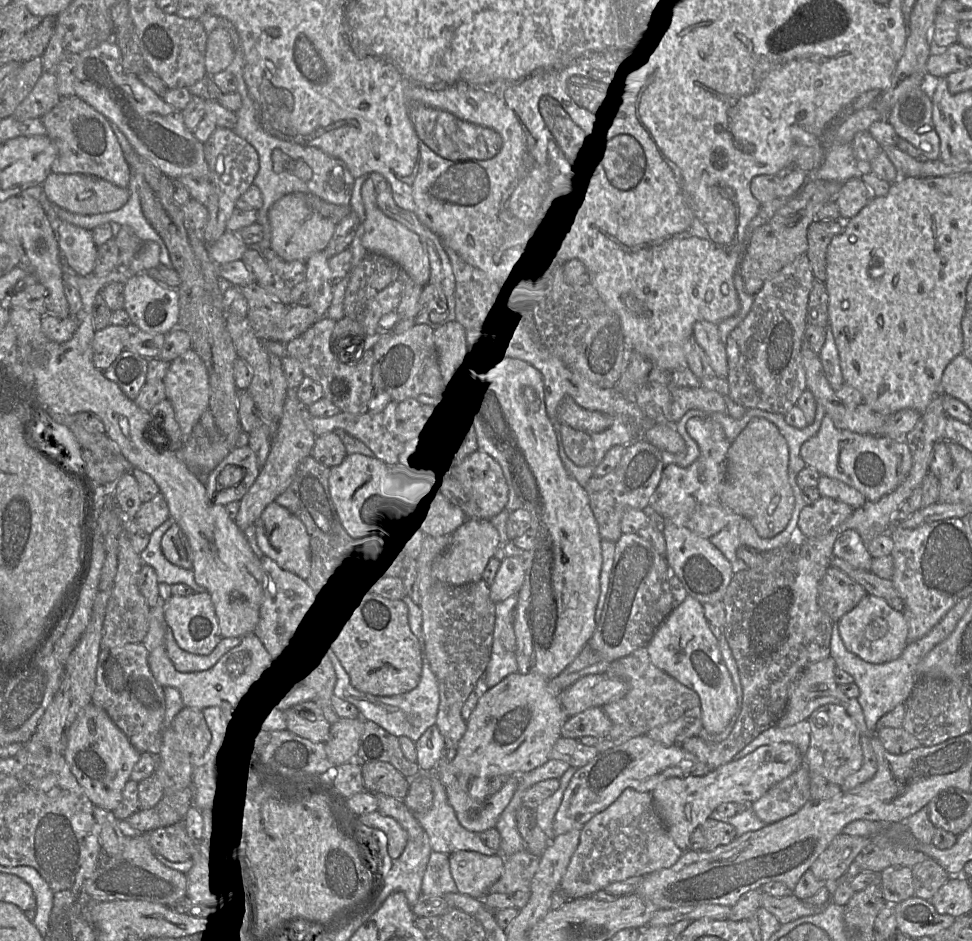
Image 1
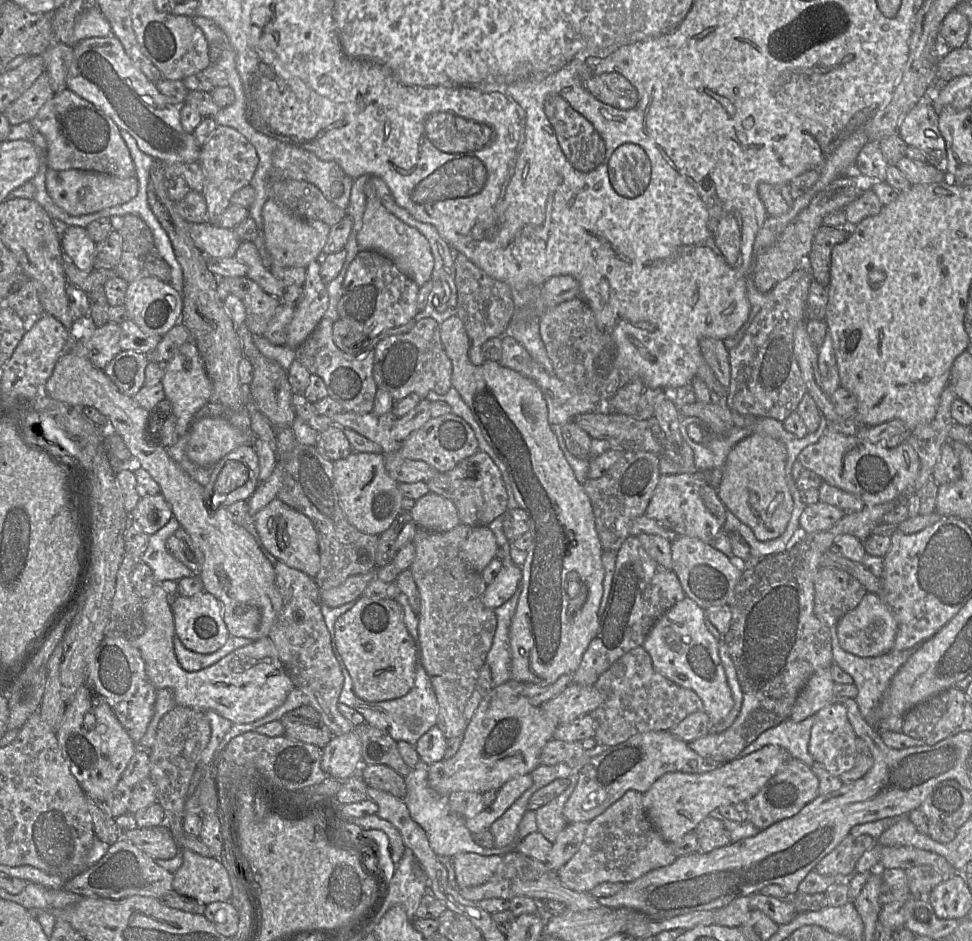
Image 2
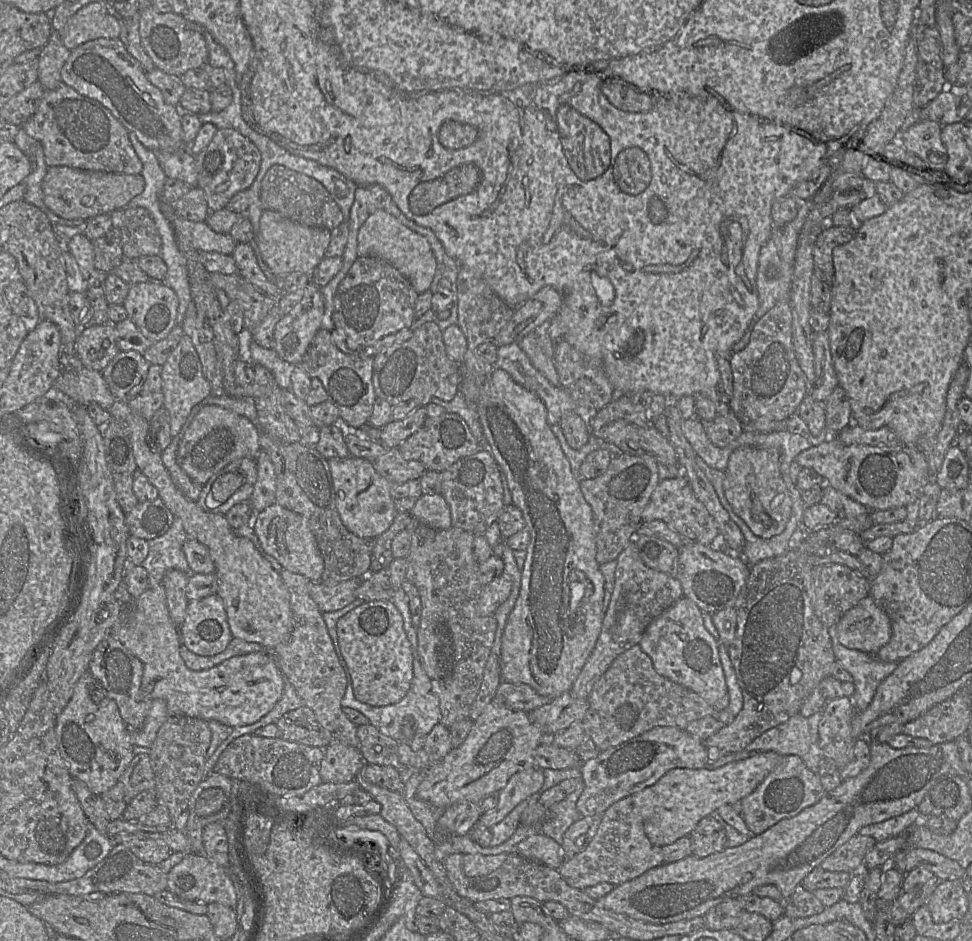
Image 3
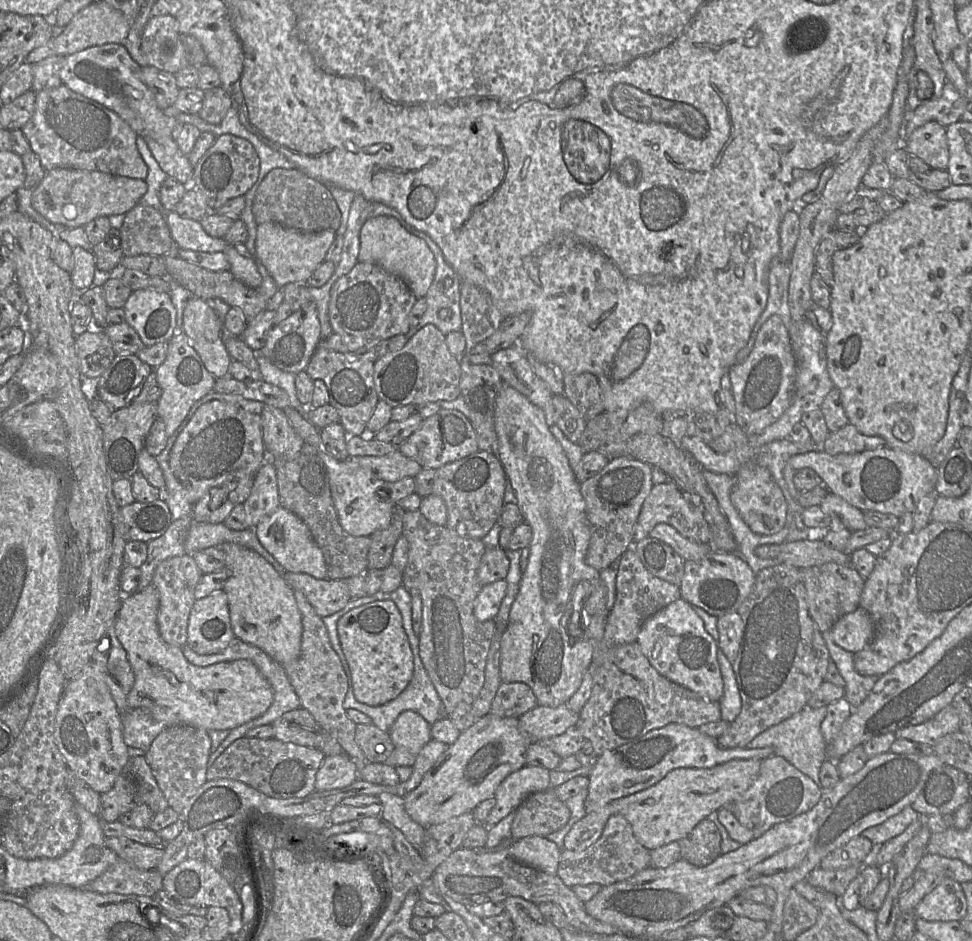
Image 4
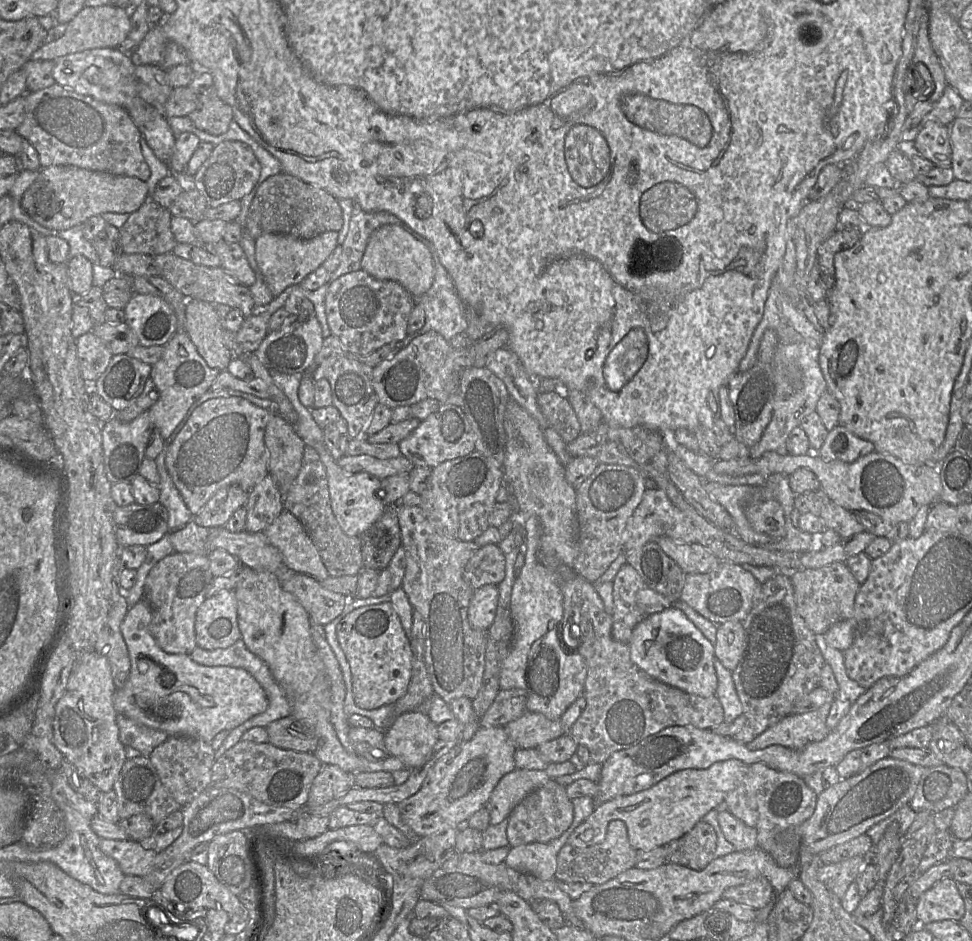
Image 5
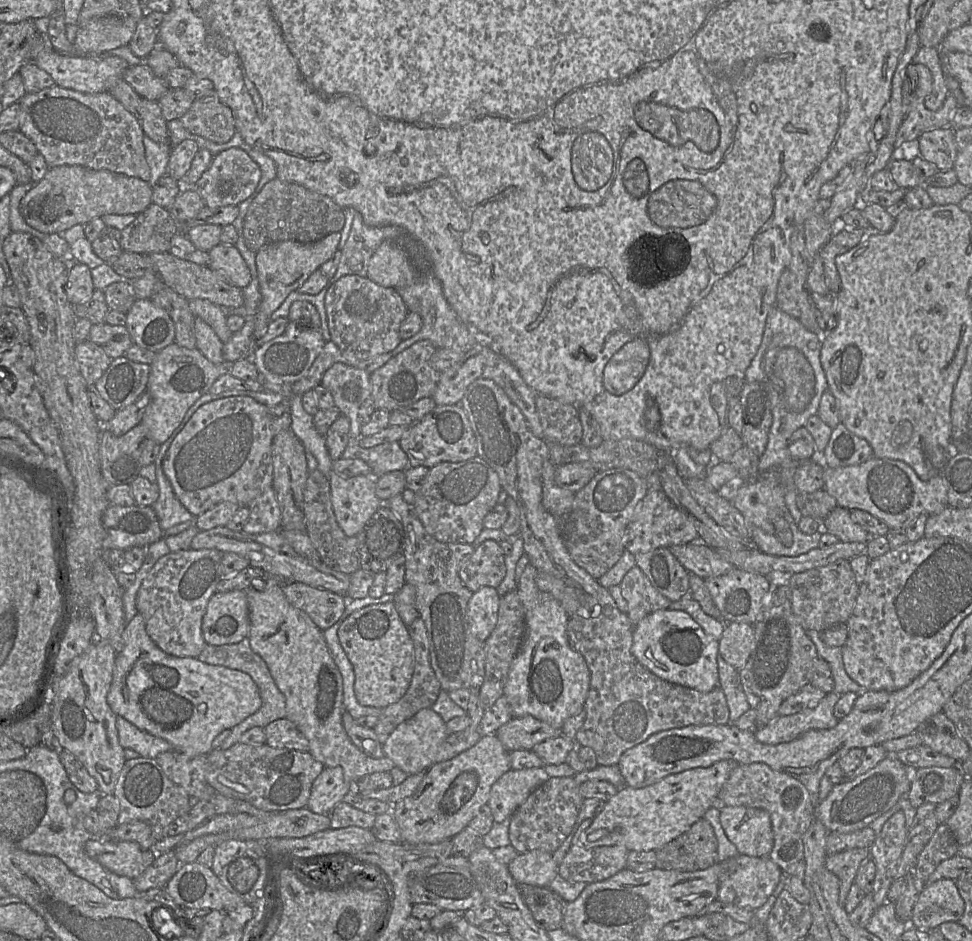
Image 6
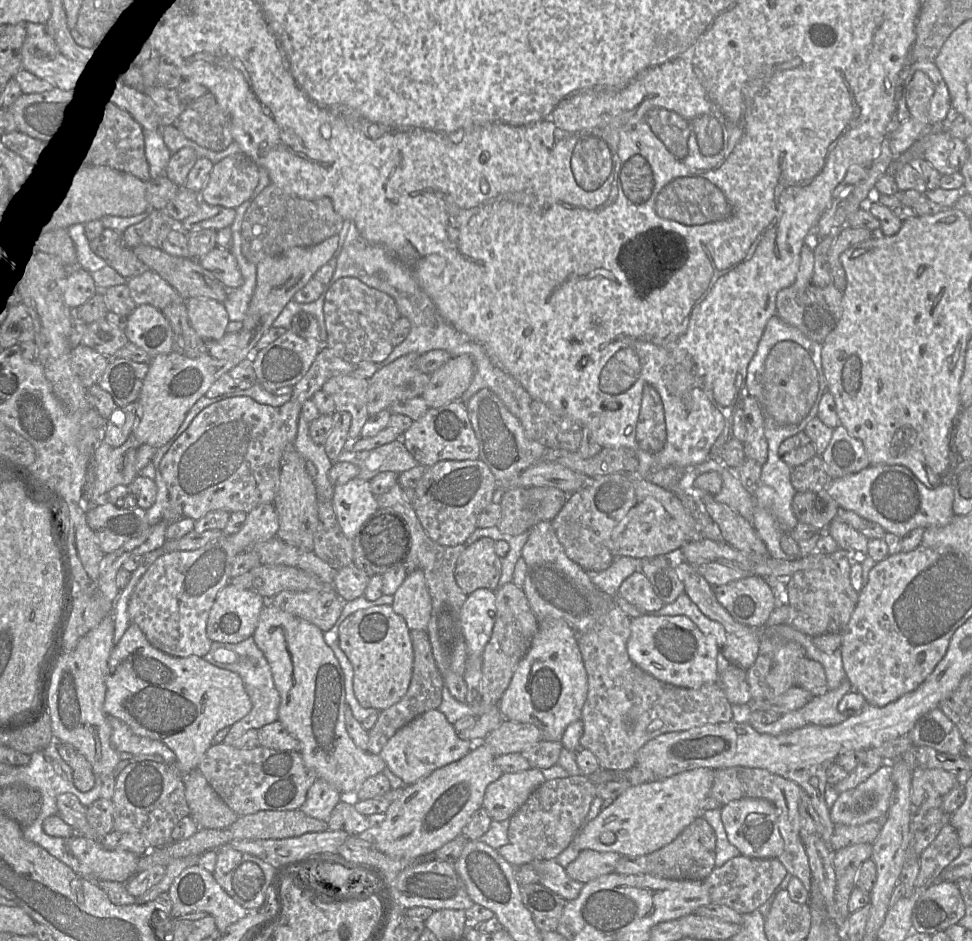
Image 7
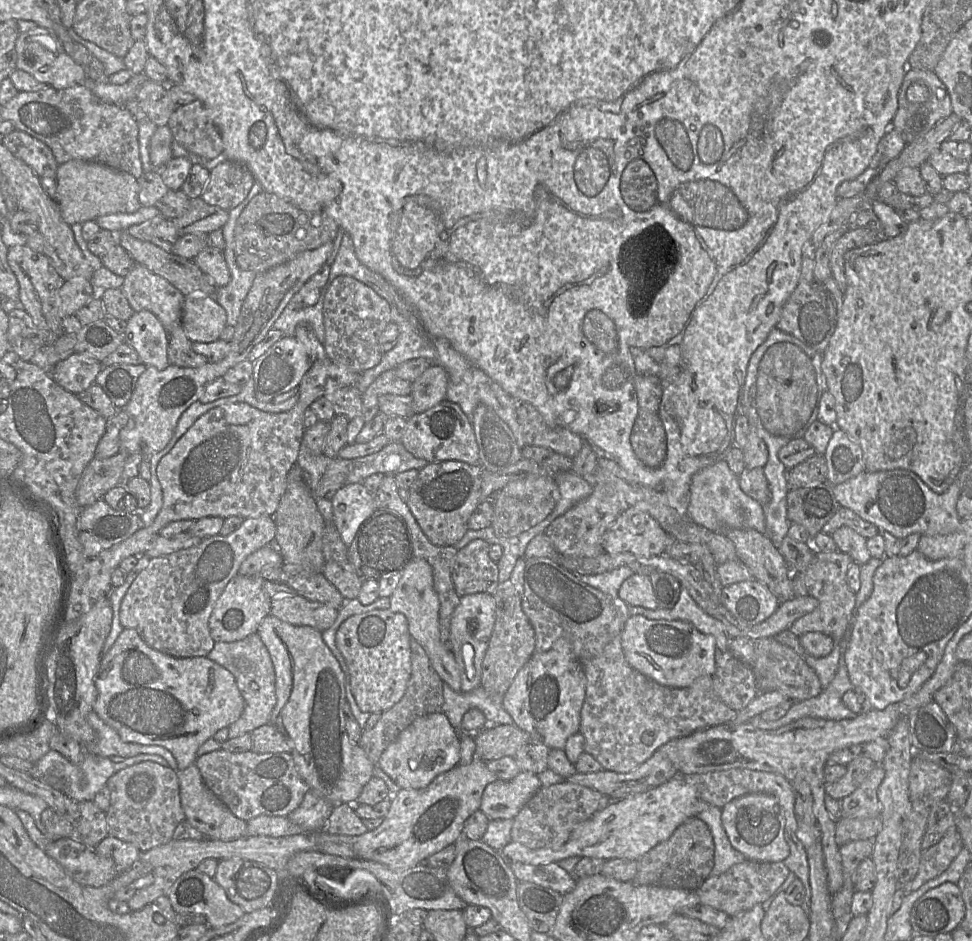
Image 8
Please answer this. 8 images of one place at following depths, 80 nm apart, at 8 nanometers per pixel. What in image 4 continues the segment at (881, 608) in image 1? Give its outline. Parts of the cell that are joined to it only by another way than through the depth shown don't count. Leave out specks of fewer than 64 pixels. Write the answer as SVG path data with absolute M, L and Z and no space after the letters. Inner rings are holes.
M861 607L842 616L831 628L833 641L844 650L856 653L864 649L874 638L874 622Z

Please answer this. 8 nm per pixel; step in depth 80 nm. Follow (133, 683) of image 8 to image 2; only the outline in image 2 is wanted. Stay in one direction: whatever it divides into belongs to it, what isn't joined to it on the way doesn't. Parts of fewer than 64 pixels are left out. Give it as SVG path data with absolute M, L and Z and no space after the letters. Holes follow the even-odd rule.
M156 585L151 597L143 600L145 631L138 638L129 640L139 650L147 679L156 690L170 689L177 706L203 712L214 710L233 724L259 720L286 701L295 686L268 637L236 649L210 667L196 672L185 671L174 651L173 637L176 633L170 601L169 594Z

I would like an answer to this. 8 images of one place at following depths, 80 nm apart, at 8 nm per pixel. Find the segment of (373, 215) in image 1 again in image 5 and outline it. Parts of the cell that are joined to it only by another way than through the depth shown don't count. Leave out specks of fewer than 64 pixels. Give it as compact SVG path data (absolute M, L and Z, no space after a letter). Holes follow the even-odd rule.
M383 225L369 238L361 261L362 269L376 279L398 282L414 297L421 296L429 290L435 275L433 258L425 240L427 239L417 233L409 233L400 225Z

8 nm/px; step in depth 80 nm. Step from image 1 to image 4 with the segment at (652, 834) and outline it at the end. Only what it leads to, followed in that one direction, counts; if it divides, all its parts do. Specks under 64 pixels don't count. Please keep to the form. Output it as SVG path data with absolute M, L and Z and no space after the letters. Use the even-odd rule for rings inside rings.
M623 815L609 817L600 838L581 851L562 849L557 876L568 887L597 883L608 886L623 881L650 866L650 850L642 846Z

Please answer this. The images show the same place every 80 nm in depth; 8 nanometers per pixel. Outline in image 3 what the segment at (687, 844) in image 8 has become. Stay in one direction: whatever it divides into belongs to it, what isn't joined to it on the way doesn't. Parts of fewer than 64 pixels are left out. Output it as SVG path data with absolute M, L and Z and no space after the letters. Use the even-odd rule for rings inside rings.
M712 816L701 819L689 834L692 855L704 858L725 849L727 836L723 826Z

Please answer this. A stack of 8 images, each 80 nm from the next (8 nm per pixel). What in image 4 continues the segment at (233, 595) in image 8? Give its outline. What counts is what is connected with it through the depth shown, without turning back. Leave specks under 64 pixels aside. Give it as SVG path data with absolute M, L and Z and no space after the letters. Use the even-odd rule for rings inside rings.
M221 590L195 601L188 620L187 645L197 654L216 654L234 638L227 594Z

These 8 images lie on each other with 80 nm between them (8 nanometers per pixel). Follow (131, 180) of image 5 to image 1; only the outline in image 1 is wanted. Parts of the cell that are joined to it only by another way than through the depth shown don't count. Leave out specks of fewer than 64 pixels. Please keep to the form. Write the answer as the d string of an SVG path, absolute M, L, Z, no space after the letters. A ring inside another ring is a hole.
M51 172L42 183L42 189L53 204L80 215L92 215L118 210L127 203L130 197L128 188L121 188L102 178L84 174Z

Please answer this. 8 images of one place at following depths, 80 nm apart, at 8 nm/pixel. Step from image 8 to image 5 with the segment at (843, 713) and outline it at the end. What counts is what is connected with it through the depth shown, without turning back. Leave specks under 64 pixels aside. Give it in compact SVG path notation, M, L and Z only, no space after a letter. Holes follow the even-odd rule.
M827 702L816 710L788 715L746 745L750 750L771 745L799 750L813 742L821 741L830 731L826 721L831 706L832 703Z

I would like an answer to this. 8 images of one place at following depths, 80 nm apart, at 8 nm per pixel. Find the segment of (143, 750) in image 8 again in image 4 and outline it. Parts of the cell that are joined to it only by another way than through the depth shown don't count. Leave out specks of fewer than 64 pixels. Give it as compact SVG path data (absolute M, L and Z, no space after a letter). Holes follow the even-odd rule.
M145 708L129 709L121 714L123 739L127 746L147 752L159 733L167 726L152 718Z

